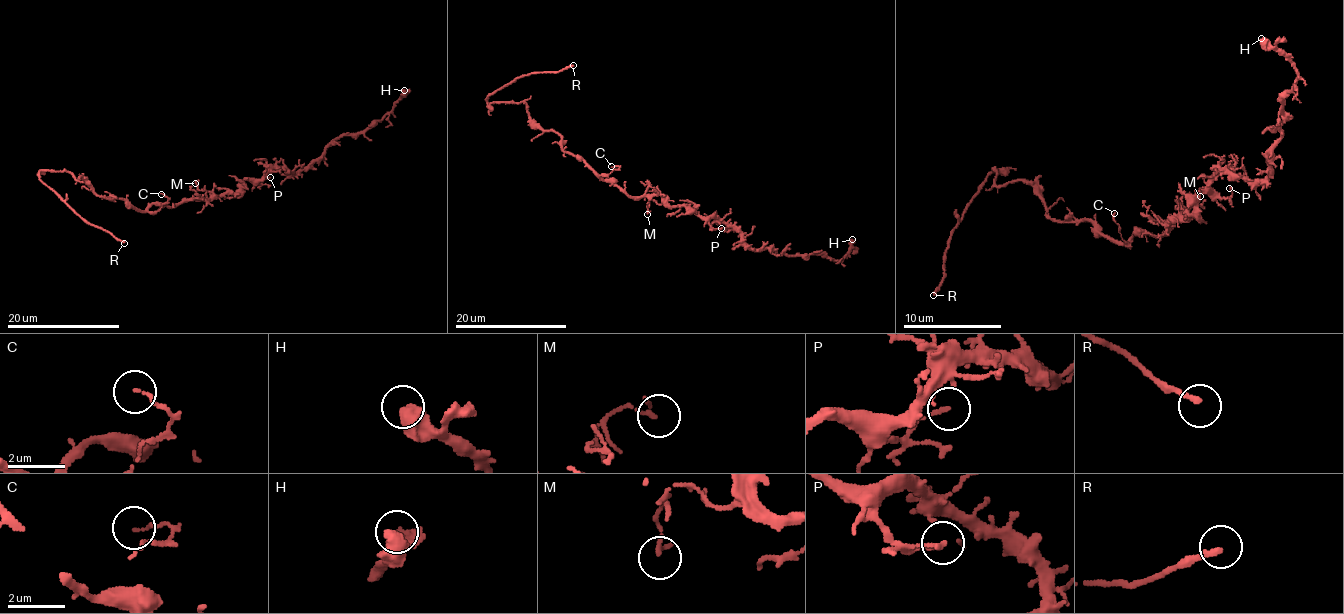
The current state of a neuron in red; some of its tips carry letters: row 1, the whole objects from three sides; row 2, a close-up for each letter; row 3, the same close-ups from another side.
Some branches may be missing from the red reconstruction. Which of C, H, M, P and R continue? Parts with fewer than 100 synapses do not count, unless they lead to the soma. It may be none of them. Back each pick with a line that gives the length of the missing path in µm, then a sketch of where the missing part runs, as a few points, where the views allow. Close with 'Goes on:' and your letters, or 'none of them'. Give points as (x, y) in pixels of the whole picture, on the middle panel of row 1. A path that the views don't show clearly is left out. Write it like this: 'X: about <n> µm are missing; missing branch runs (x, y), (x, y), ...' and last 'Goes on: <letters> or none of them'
R: about 8 µm are missing; missing branch runs (573, 65), (591, 63), (604, 51)
Goes on: R

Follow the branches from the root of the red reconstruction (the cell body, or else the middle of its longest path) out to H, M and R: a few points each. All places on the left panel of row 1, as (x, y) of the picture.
H: (171, 206), (234, 193), (274, 168), (307, 169), (333, 141), (371, 128), (404, 90)
M: (171, 206), (192, 199), (208, 199), (210, 193), (200, 190), (195, 183)
R: (171, 206), (137, 211), (120, 198), (99, 195), (81, 176), (40, 172), (83, 219), (124, 243)

